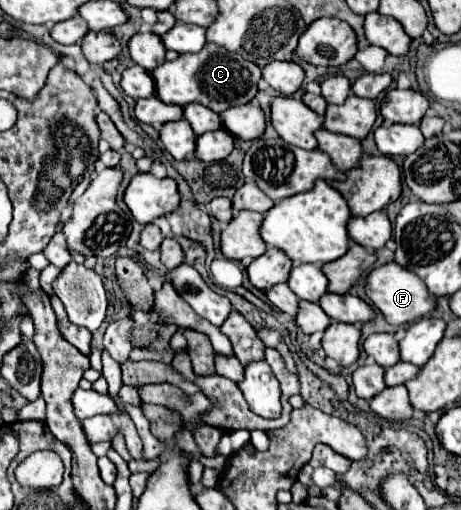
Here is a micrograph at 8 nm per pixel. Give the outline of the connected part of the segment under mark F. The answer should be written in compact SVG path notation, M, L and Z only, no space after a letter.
M394 261L372 269L370 275L366 277L364 289L366 289L366 295L370 299L370 305L374 309L378 309L390 325L414 323L420 317L428 315L436 307L436 297L432 297L428 293L428 289L424 289L424 283L414 273L408 273L408 269L396 265Z

